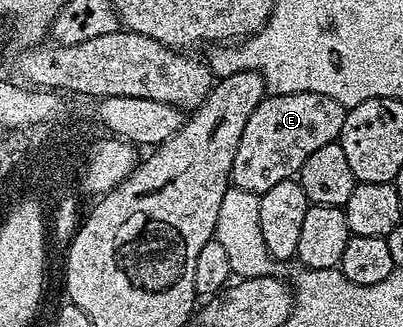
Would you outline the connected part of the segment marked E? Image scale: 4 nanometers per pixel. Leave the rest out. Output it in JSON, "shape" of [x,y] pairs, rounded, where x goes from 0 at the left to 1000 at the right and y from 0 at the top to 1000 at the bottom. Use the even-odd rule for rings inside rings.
{"shape":[[[777,281],[665,284],[628,330],[628,355],[608,376],[608,404],[598,404],[598,440],[588,440],[588,477],[578,477],[571,566],[648,596],[667,587],[677,563],[732,544],[787,453],[806,453],[806,440],[839,425],[861,339],[864,327],[836,318],[836,306]]]}

